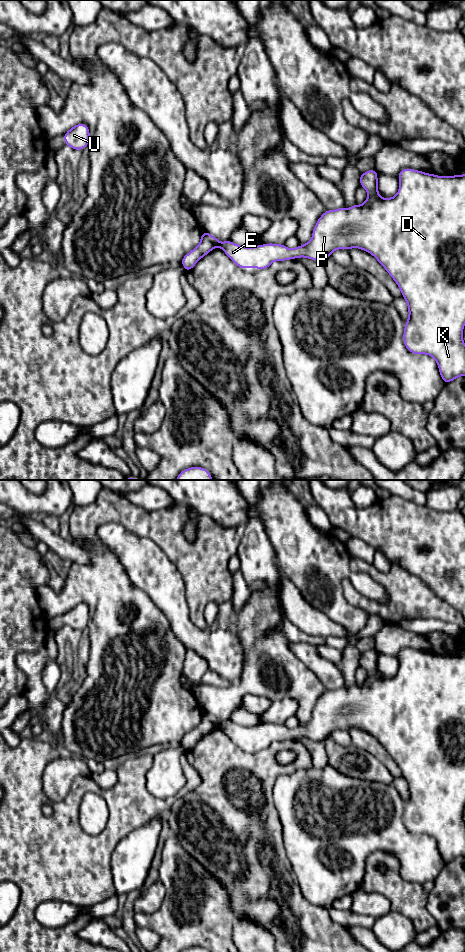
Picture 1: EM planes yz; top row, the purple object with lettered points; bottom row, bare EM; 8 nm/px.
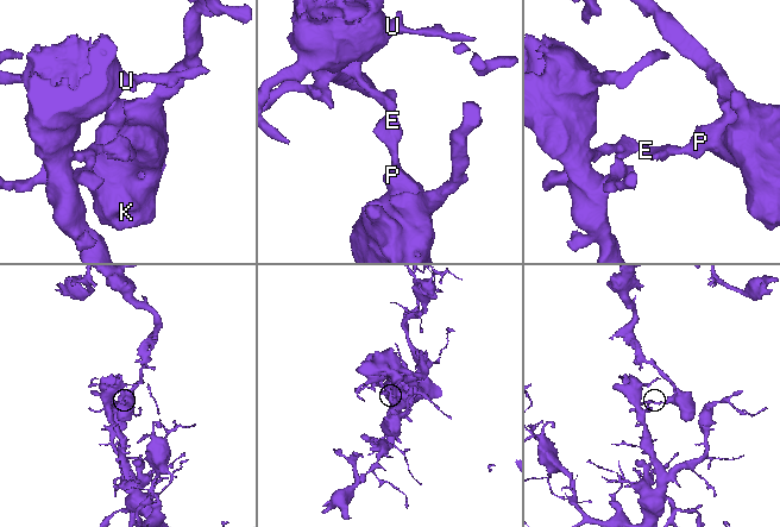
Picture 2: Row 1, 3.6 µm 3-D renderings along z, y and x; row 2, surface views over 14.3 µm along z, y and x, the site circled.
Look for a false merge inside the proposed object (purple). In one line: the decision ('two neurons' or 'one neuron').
two neurons

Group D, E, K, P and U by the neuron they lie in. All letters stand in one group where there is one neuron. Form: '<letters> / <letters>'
D E K P / U

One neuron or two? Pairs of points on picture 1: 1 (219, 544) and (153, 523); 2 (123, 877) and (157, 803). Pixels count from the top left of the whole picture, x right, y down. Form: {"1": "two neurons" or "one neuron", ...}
{"1": "one neuron", "2": "two neurons"}

